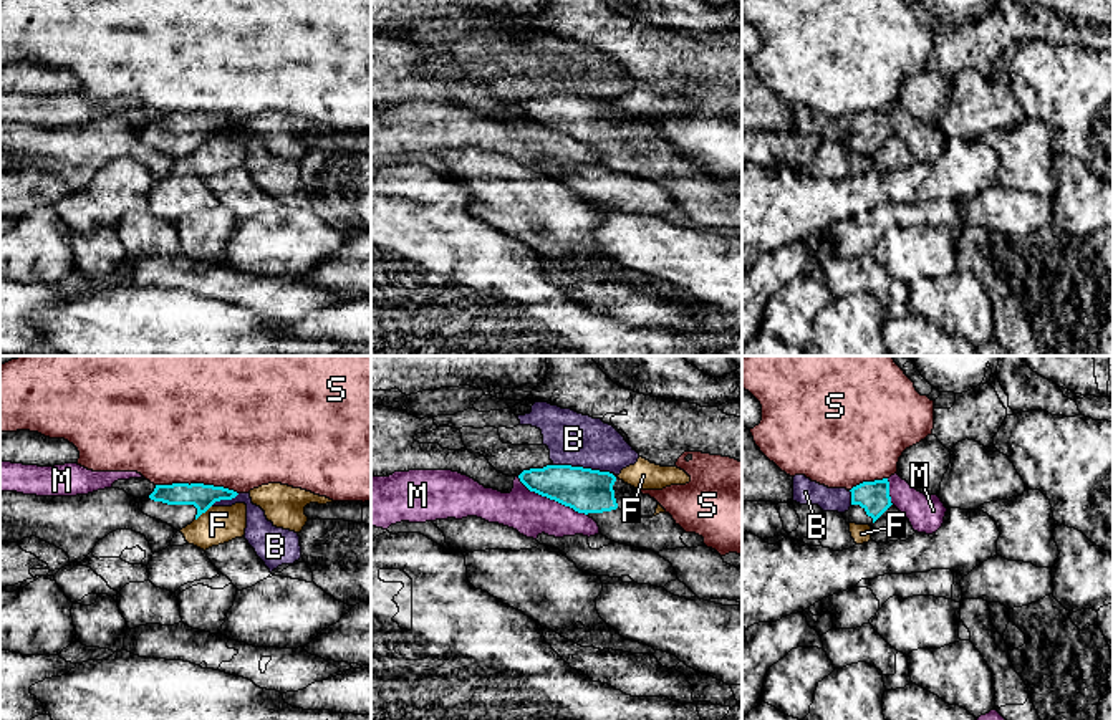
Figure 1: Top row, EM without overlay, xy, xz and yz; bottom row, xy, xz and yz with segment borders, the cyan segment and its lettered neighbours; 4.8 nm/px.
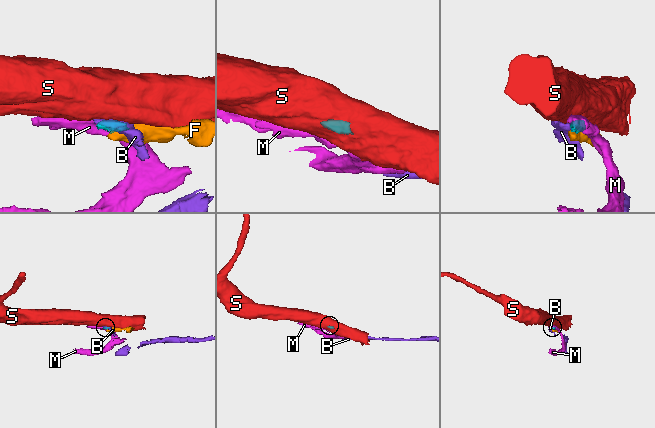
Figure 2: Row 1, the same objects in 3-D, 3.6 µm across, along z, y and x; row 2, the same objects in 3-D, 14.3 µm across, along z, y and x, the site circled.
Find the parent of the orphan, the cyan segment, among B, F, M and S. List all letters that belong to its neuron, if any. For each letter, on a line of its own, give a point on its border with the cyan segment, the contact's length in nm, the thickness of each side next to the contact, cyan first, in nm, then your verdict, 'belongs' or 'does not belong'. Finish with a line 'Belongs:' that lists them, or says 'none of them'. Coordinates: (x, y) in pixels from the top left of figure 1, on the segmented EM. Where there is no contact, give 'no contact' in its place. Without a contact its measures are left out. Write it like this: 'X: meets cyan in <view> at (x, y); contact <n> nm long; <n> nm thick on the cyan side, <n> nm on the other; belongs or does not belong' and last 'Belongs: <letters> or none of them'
B: meets cyan in xz at (582, 467); contact 300 nm long; 220 nm thick on the cyan side, 260 nm on the other; does not belong
F: meets cyan in xy at (202, 512); contact 110 nm long; 120 nm thick on the cyan side, 180 nm on the other; does not belong
M: meets cyan in xz at (552, 499); contact 400 nm long; 220 nm thick on the cyan side, 200 nm on the other; does not belong
S: meets cyan in xy at (197, 484); contact 400 nm long; 120 nm thick on the cyan side, 500 nm on the other; does not belong
Belongs: none of them

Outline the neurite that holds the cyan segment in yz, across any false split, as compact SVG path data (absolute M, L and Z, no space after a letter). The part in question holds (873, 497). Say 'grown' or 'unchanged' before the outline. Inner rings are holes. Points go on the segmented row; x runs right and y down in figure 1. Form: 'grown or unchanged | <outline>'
grown | M888 478L863 482L850 492L851 506L841 513L846 523L871 525L893 505Z

